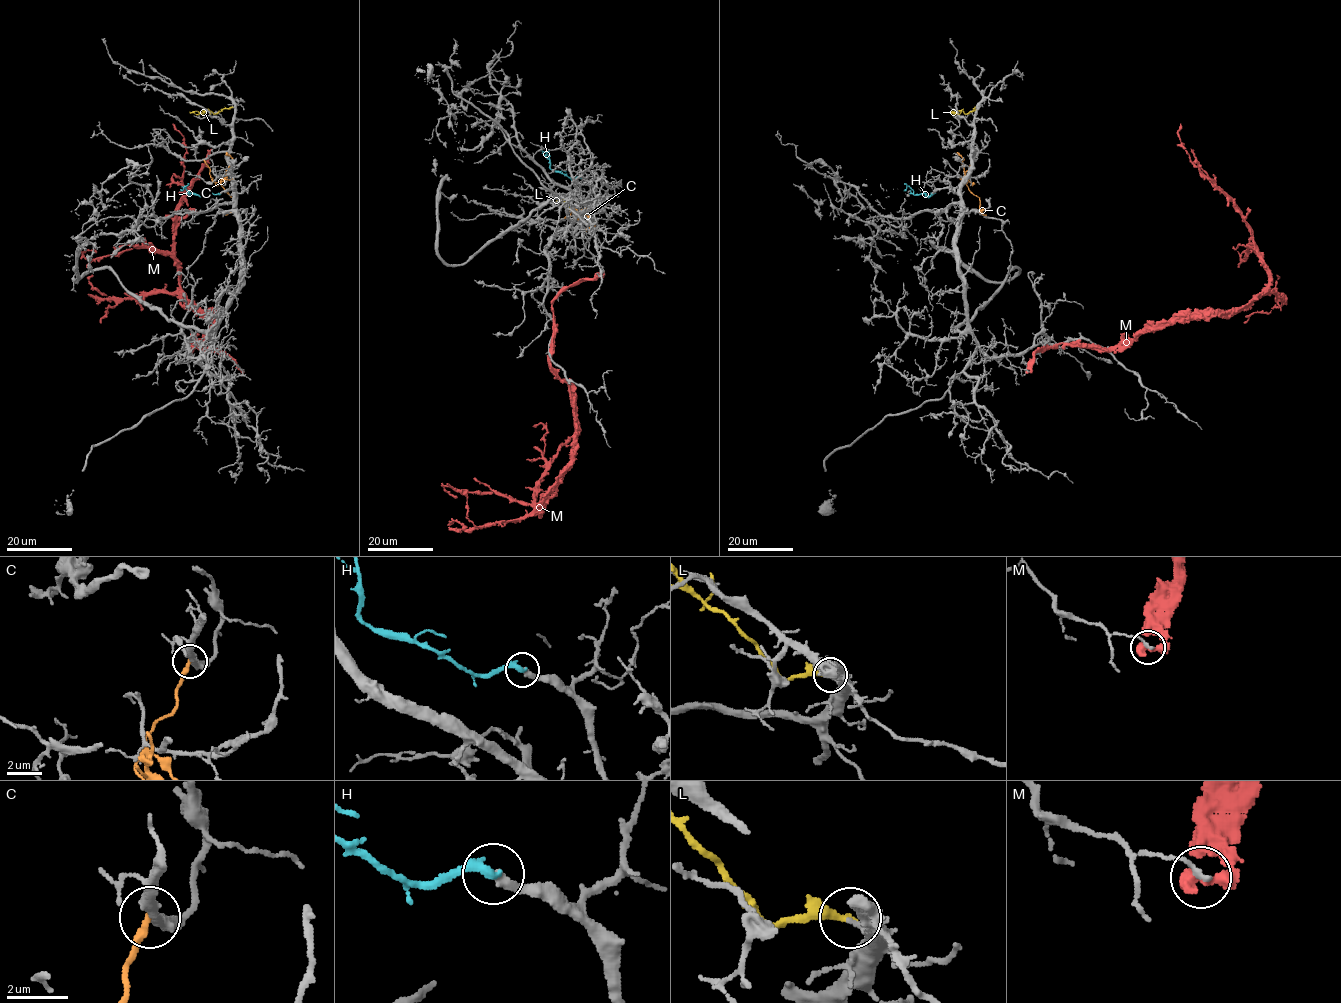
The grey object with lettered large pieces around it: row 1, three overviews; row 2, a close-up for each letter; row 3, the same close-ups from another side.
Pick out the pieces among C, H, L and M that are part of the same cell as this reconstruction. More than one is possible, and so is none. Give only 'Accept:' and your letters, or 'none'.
Accept: H

